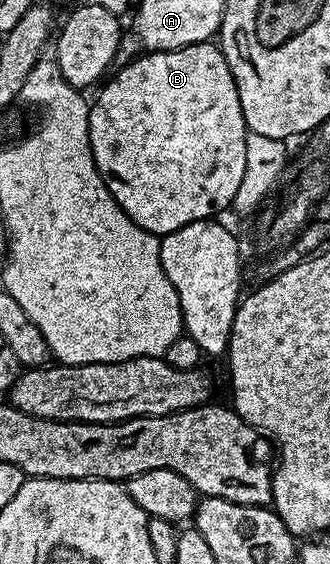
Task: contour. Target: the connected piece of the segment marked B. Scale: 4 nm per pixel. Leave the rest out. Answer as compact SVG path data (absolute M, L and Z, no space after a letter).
M198 42L192 46L182 46L180 50L147 52L136 58L134 62L118 67L106 82L107 87L100 92L99 99L90 103L89 140L99 175L105 180L113 200L117 200L117 204L129 216L129 220L133 220L133 224L137 224L153 235L162 236L176 232L177 229L184 228L185 224L191 224L193 221L214 219L223 209L226 211L231 205L233 196L237 196L237 188L241 188L241 176L245 176L245 140L249 131L241 112L237 84L233 80L222 49L211 42Z

